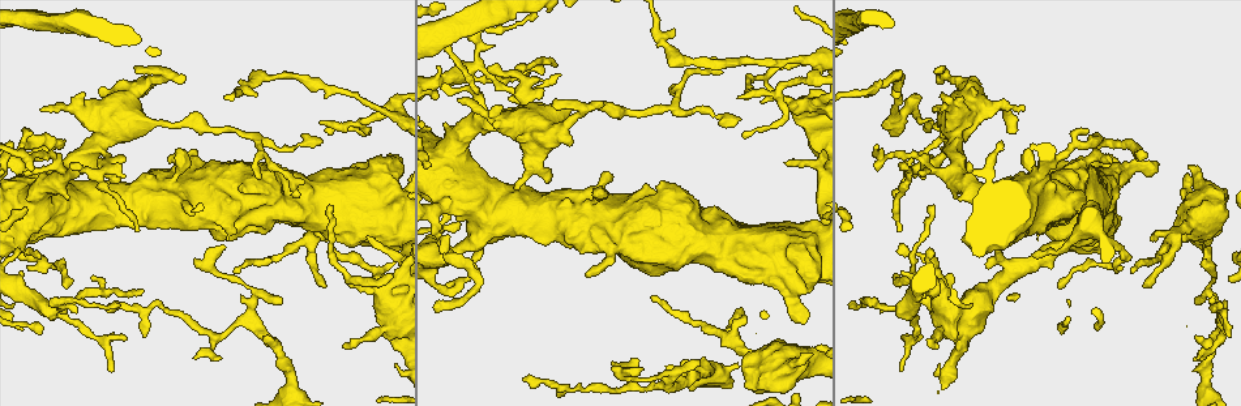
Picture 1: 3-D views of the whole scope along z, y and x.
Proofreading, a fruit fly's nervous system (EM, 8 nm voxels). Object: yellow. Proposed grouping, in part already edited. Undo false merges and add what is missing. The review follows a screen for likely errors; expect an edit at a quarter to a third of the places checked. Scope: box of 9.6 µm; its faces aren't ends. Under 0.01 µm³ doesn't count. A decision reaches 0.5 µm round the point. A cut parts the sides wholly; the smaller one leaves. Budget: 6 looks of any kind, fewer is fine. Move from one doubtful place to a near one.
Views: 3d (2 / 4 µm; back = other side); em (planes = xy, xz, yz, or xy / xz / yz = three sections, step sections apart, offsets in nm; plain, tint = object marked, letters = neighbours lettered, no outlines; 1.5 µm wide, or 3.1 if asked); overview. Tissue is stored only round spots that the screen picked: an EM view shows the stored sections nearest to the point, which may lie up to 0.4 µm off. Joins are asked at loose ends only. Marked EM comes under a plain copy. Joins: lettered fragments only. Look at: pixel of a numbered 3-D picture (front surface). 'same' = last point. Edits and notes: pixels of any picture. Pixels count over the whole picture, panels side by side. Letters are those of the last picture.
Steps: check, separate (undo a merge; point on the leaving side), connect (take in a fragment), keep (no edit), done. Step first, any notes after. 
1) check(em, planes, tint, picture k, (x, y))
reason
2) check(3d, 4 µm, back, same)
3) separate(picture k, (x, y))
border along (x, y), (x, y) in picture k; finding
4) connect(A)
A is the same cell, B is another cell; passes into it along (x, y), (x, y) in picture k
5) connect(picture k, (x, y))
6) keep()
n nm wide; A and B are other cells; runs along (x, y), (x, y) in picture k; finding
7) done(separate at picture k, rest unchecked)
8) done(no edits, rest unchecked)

check(em, planes, letters, picture 1, (512, 80))
narrows sharply

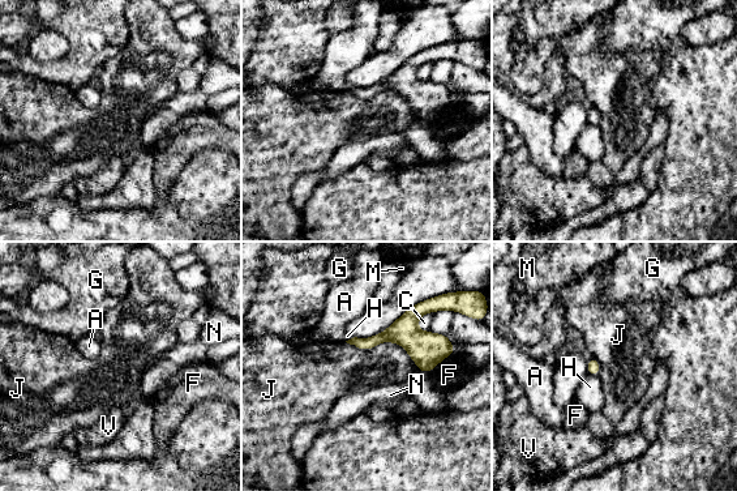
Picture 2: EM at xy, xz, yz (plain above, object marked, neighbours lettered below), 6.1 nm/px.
keep()
A, C, F, G, H, J, M, N and V are other cells; runs along (354, 341), (410, 336), (445, 350) in picture 2; one cell here

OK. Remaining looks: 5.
check(3d, 4 µm, picture 1, (516, 189))

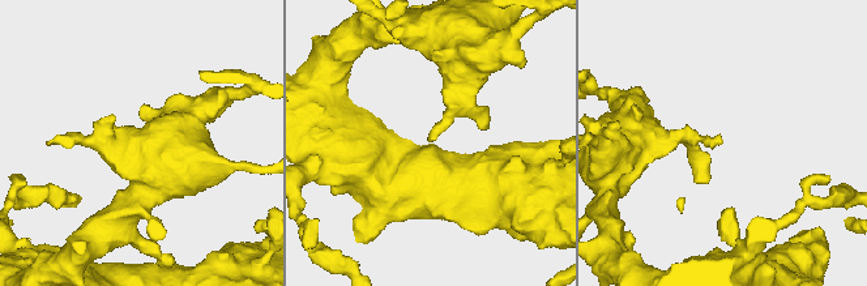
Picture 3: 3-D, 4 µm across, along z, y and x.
check(em, xz, step 4, letters, picture 3, (430, 141))

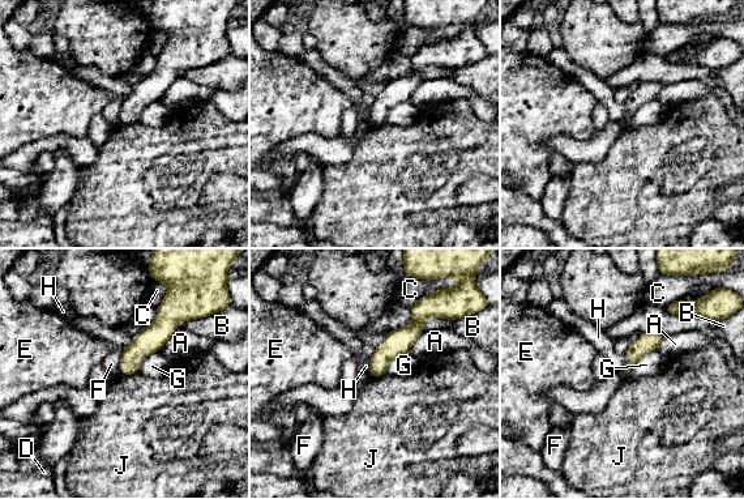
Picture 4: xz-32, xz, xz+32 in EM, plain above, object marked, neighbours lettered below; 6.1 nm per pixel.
keep()
G touches over 220 nm; A, B, C, D, E, F, G, H and J are other cells; no lettered fragment goes on from it

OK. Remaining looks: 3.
check(3d, 2 µm, picture 1, (673, 105))
three arms meet

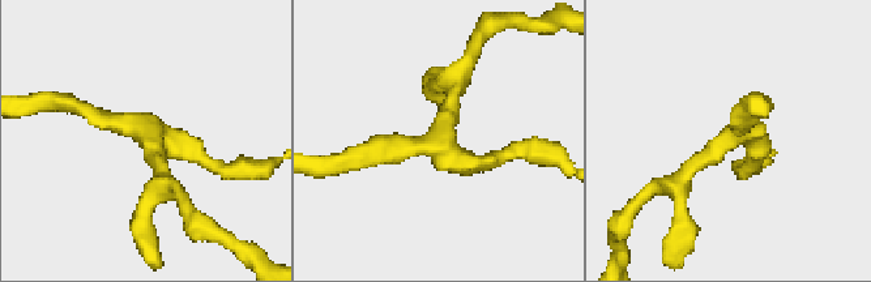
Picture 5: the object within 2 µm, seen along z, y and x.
check(em, yz, step 8, tint, picture 5, (438, 138))
3 arms

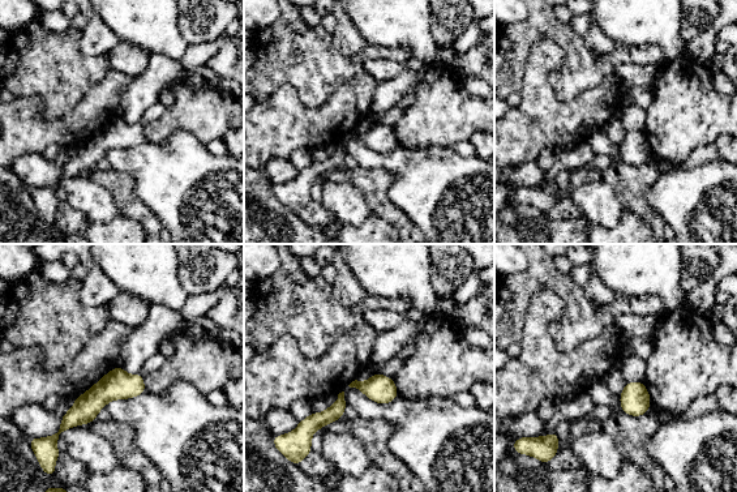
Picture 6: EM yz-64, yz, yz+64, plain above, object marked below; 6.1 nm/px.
check(em, xz, step 8, letters, same)

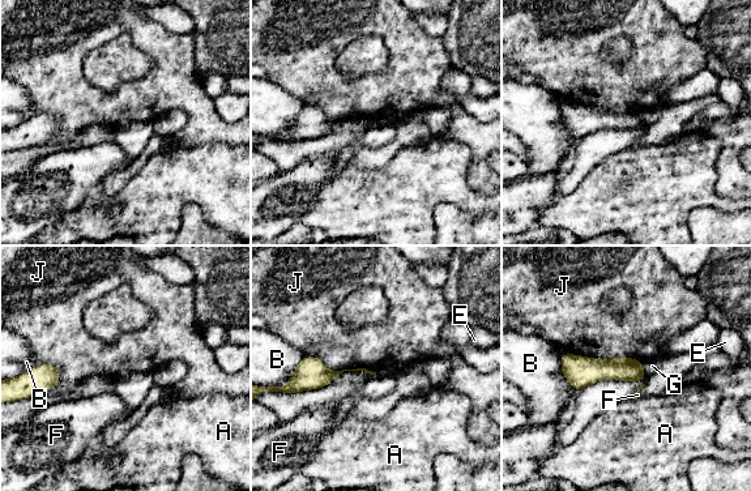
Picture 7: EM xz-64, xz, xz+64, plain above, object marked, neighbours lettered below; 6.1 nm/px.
keep()
A, B, E, F, G and J are other cells; border along (562, 353), (641, 362) in picture 7; all the same cell

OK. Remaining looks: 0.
done(no edits, rest unchecked)

